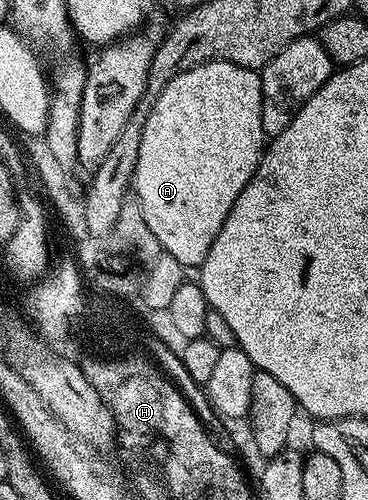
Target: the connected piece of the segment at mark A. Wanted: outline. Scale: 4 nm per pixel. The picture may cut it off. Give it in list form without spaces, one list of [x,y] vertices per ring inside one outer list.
[[[220,59],[191,67],[165,85],[165,93],[161,93],[145,123],[133,178],[133,195],[141,205],[145,225],[149,225],[153,237],[157,237],[160,248],[184,268],[195,269],[203,264],[241,189],[249,185],[263,159],[265,132],[261,125],[263,94],[259,77],[259,71]]]

